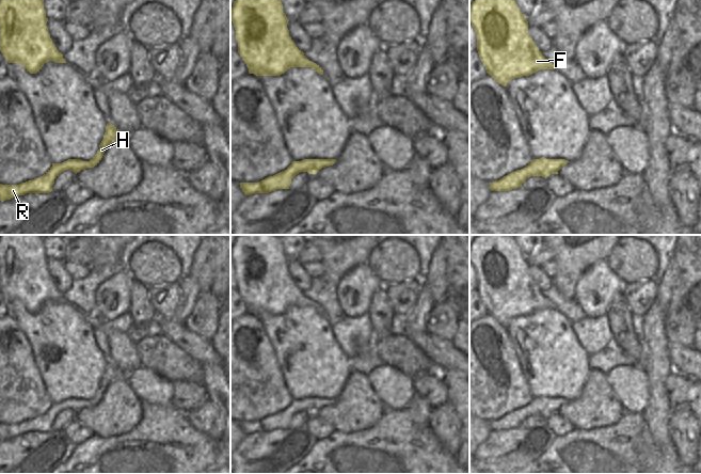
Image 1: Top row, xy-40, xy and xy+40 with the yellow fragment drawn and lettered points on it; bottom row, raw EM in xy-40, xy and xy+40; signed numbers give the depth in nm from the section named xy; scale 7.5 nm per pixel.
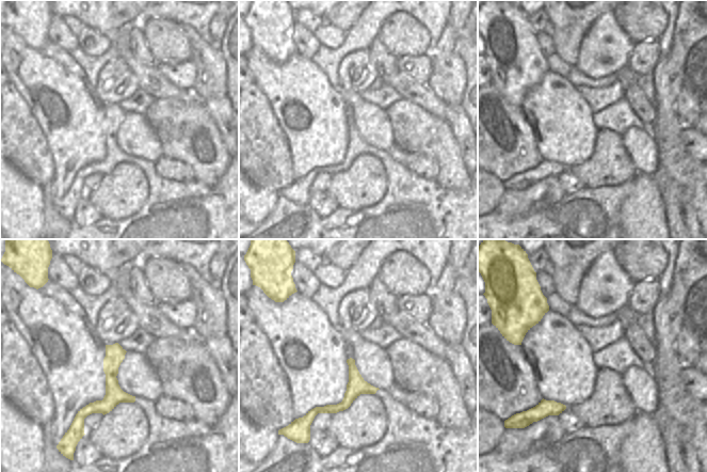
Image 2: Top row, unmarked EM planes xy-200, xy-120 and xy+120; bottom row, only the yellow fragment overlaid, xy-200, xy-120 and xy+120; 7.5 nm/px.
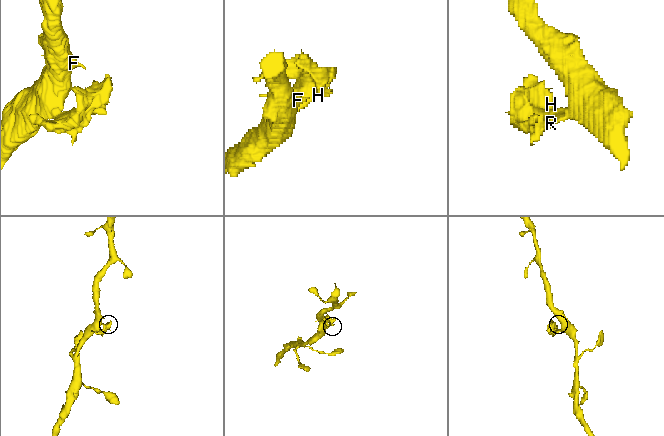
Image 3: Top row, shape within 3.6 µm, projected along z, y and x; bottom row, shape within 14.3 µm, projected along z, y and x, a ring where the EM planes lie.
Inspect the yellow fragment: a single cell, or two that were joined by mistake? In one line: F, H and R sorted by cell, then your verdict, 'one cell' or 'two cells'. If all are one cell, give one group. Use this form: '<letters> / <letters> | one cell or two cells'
F H R | one cell

